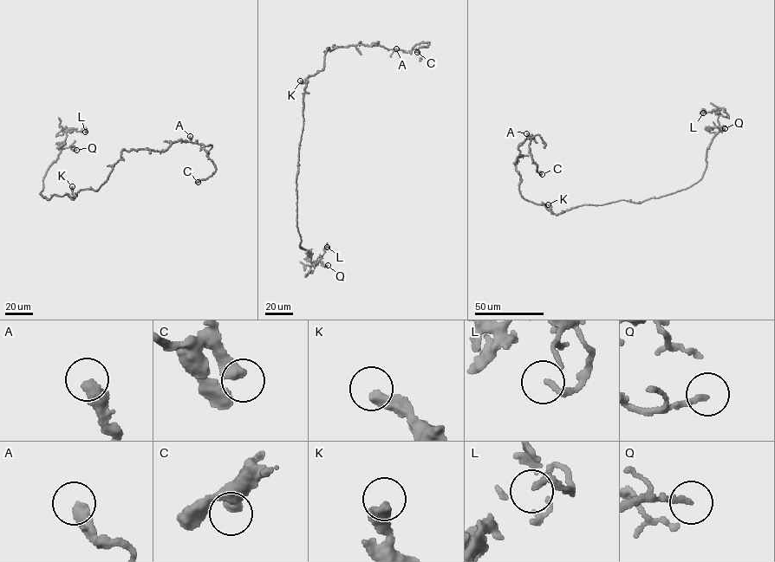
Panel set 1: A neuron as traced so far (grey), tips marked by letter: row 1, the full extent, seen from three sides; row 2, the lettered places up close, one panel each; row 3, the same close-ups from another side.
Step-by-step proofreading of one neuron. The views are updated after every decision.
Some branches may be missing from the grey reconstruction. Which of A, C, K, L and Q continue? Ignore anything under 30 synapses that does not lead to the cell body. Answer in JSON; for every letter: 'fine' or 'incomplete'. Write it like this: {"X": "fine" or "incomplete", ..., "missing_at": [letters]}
{"A": "fine", "C": "fine", "K": "fine", "L": "fine", "Q": "fine", "missing_at": []}

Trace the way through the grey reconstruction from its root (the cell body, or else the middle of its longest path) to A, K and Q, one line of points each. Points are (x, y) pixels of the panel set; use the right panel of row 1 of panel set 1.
A: (569, 209), (556, 215), (545, 203), (521, 195), (515, 164), (522, 155), (518, 147), (529, 138), (526, 133)
K: (569, 209), (556, 215), (548, 204)
Q: (569, 209), (622, 200), (640, 203), (689, 187), (702, 177), (707, 147), (720, 130), (718, 126), (725, 128)

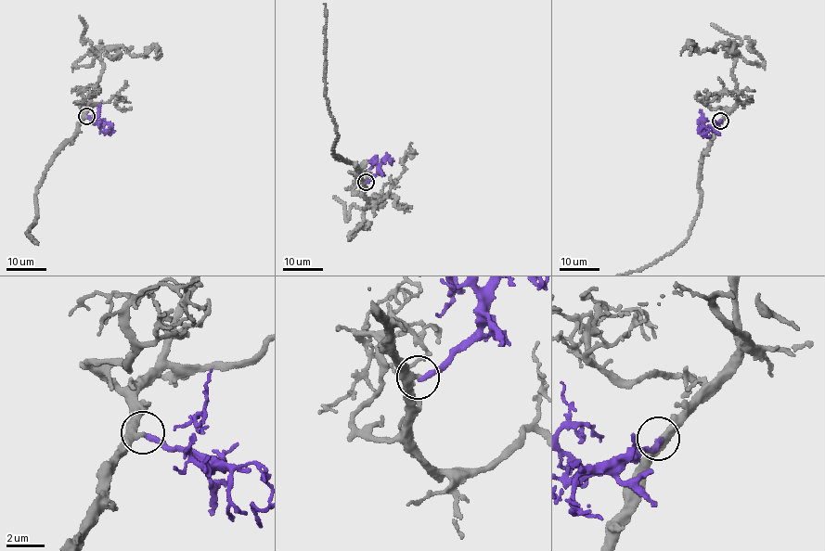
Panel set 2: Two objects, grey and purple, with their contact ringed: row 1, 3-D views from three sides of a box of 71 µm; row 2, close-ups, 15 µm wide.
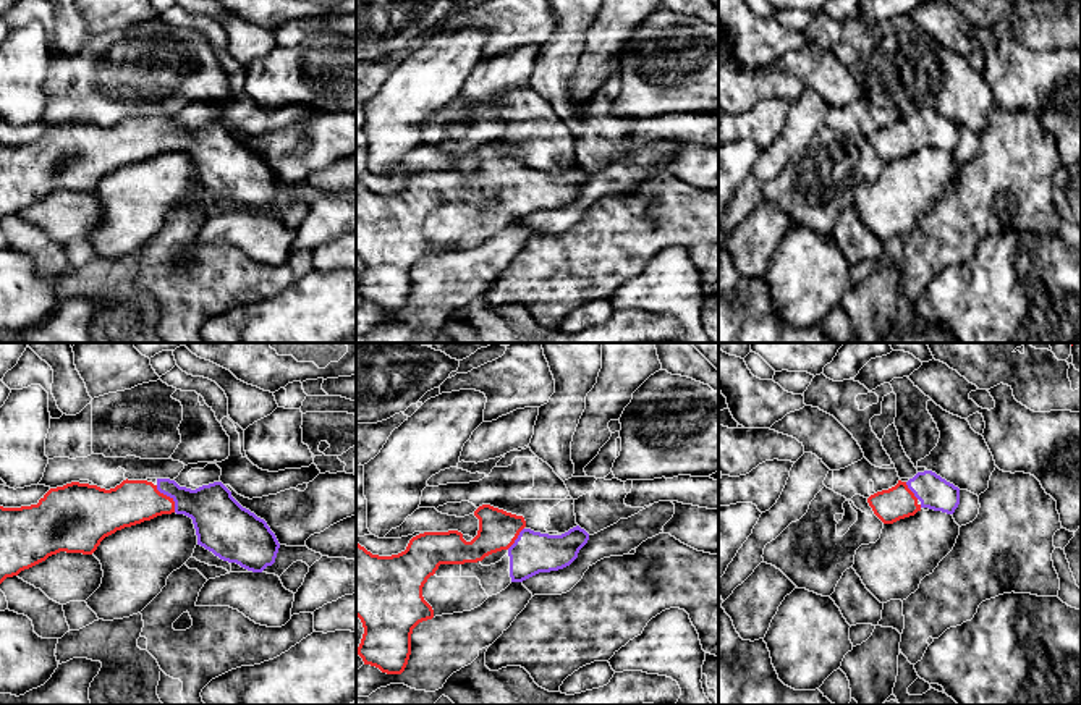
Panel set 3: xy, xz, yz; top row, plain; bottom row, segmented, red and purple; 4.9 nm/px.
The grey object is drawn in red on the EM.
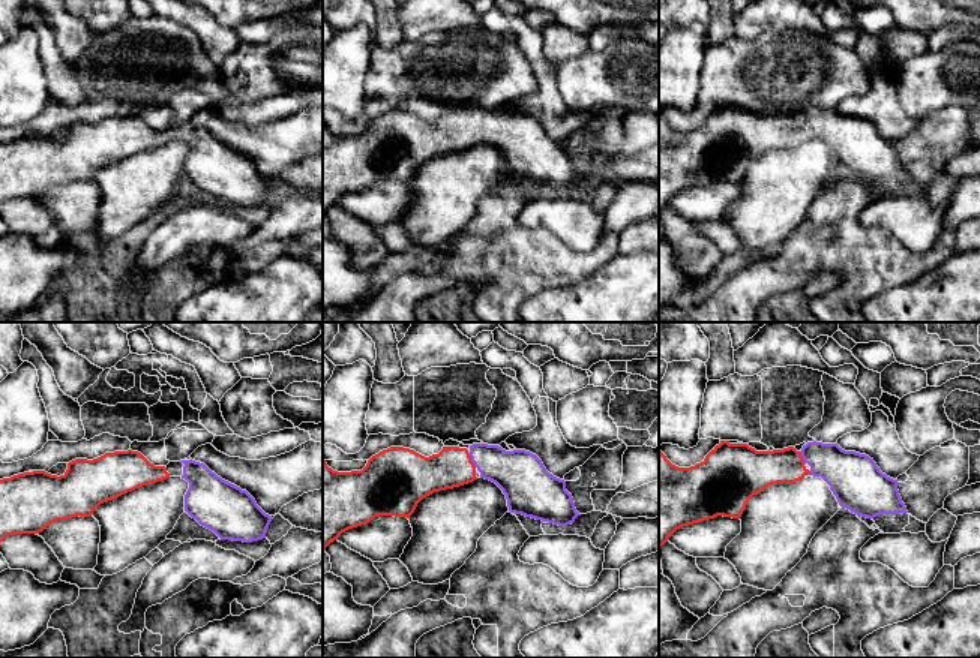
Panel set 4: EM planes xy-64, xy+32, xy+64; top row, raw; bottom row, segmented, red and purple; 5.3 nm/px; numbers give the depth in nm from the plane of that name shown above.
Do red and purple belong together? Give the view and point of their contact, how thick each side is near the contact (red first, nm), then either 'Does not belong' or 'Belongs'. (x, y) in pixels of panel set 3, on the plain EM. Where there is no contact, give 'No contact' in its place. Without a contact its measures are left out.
Touches red at xy (169, 135). Thickness 220 nm (red) against 240 nm. Belongs

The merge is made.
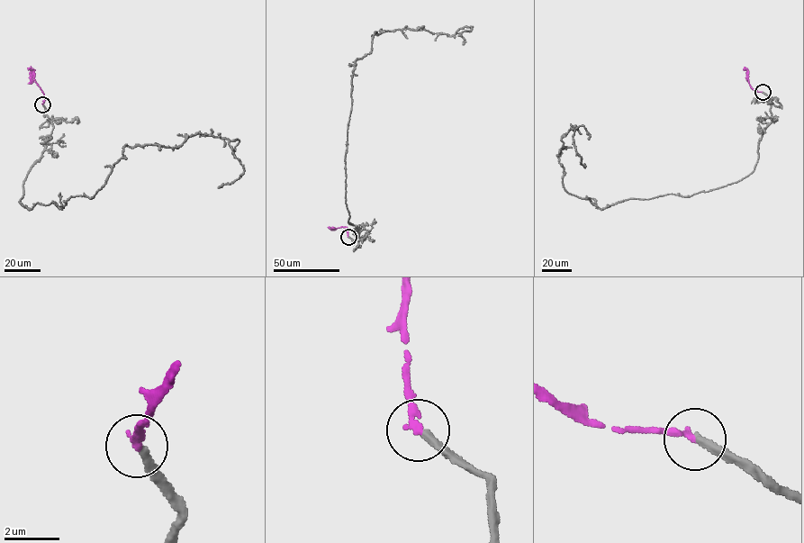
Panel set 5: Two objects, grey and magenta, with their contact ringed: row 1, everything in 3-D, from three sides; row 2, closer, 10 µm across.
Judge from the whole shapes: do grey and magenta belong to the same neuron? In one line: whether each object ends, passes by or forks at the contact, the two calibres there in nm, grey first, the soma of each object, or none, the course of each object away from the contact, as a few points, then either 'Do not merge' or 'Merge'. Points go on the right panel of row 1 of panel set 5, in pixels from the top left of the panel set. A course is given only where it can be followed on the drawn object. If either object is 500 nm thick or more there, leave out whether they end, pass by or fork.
At the ring grey ends. At the ring magenta ends. Thickness 280 nm (grey) against 280 nm. Soma of grey: none. Soma of magenta: none. Course of grey: (763, 92), (772, 122), (735, 183), (600, 209), (564, 188), (572, 129), (585, 167). Course of magenta: (763, 92), (751, 87), (744, 69). Do not merge

